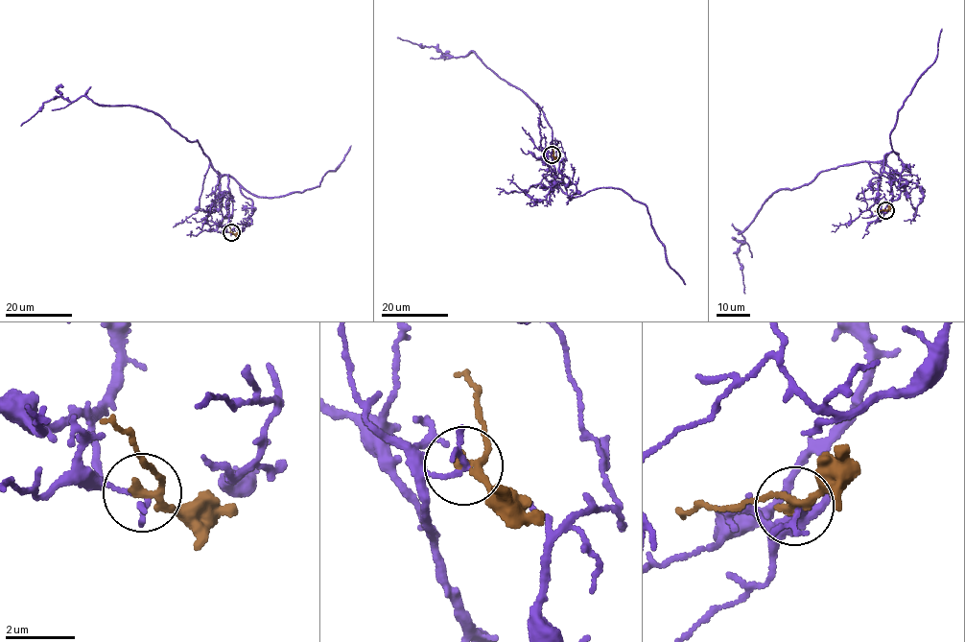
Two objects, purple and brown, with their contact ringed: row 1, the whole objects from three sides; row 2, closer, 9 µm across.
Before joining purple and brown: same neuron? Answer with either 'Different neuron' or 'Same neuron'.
Different neuron

